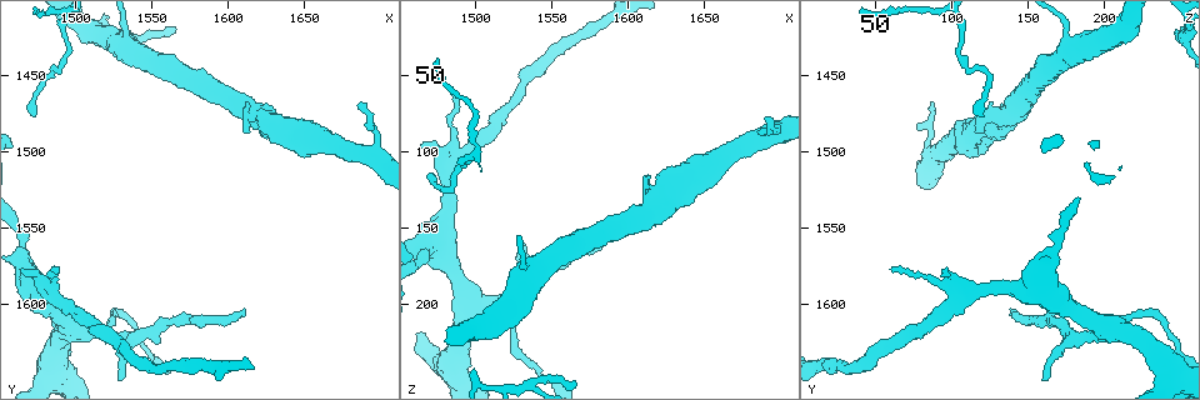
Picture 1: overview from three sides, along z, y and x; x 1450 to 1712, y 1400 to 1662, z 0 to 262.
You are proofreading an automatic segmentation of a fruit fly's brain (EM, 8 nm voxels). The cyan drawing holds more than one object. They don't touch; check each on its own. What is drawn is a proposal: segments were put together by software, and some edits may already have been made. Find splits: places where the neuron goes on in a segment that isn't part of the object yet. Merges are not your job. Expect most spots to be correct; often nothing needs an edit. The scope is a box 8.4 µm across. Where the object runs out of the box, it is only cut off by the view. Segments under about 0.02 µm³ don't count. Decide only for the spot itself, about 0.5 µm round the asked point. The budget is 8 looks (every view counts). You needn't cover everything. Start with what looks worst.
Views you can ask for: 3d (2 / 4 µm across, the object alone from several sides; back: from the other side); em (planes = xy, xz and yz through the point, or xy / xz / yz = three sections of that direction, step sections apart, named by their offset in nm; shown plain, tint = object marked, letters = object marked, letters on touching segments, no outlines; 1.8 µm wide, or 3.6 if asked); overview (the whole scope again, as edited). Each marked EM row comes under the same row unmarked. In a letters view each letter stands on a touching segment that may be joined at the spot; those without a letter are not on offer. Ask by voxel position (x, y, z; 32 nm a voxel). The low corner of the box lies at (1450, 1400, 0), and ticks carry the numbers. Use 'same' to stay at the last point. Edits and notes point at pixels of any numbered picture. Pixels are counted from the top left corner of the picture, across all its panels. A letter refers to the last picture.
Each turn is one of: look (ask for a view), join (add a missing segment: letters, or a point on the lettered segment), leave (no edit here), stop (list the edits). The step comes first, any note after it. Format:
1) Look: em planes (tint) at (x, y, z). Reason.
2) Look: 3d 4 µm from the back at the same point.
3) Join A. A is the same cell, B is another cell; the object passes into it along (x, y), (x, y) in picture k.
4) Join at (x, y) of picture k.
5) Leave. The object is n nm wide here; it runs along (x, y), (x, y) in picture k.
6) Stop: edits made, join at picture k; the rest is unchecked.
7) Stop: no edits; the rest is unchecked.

Look: 3d 4 µm at (1610, 1608, 138). Free end.

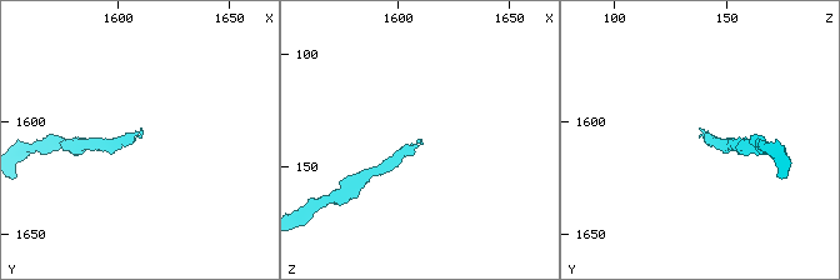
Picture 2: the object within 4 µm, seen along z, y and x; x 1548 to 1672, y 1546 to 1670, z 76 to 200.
Look: em xz step 16 (letters) at (1610, 1607, 136). Need the tissue.

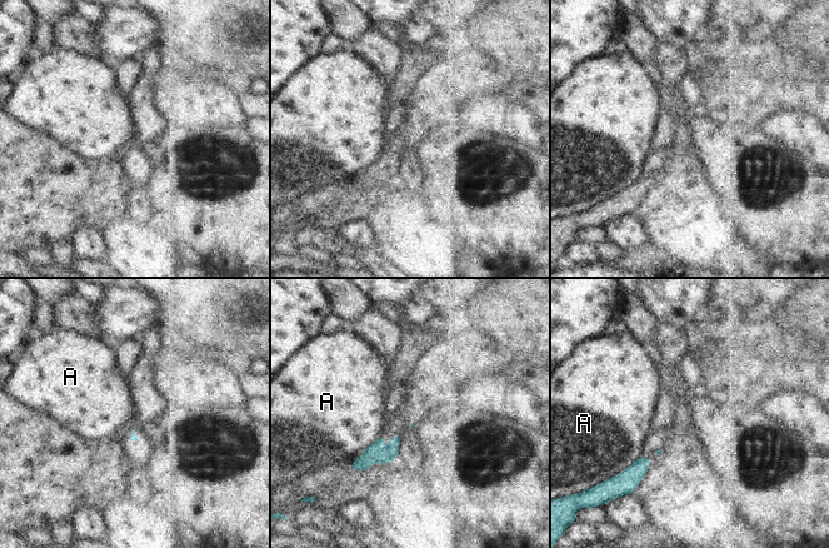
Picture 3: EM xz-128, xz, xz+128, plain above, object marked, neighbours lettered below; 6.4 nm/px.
Leave. A is another cell; a border runs along (380, 434), (361, 451) in picture 3; none of them fits.

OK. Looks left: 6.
Look: em xy step 4 (letters) at (1472, 1474, 120). Long arm stops here.

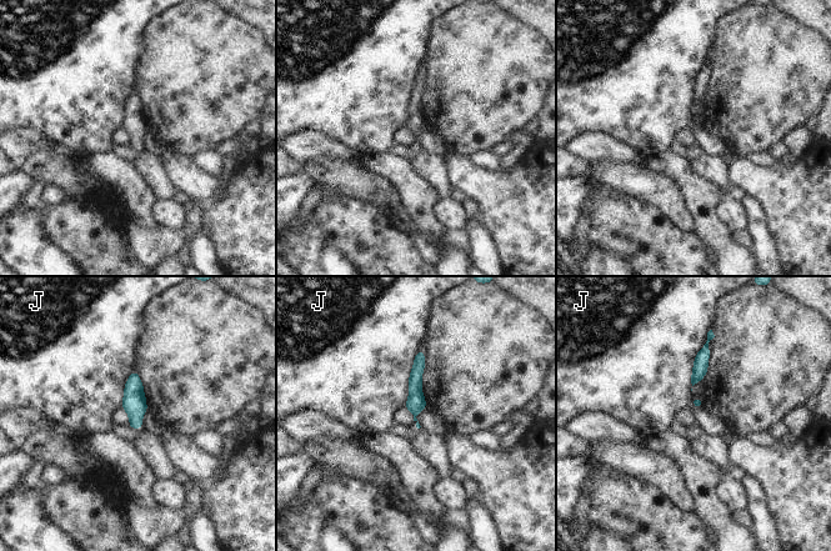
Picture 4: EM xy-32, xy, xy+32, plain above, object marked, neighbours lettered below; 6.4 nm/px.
Leave. J is another cell; it runs along (420, 354), (415, 377), (415, 411) in picture 4; no lettered segment goes on from it.

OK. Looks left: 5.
Look: em planes (letters) at (1538, 1620, 178). Branch point.

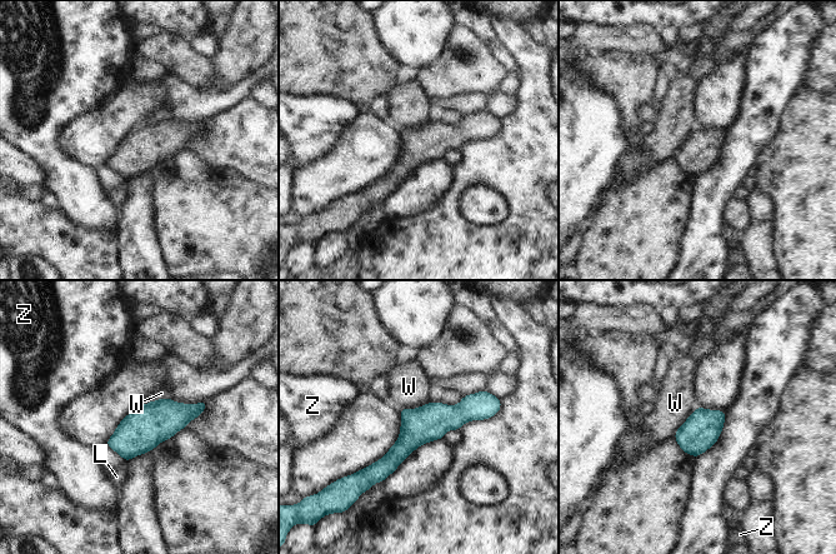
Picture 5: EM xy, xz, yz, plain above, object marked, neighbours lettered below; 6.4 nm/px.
Leave. The object is 240 nm wide here; L, W and Z are other cells; a border runs along (430, 402), (414, 408), (399, 409) in picture 5; none of them fits.

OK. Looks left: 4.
Stop: no edits; the rest is unchecked.

